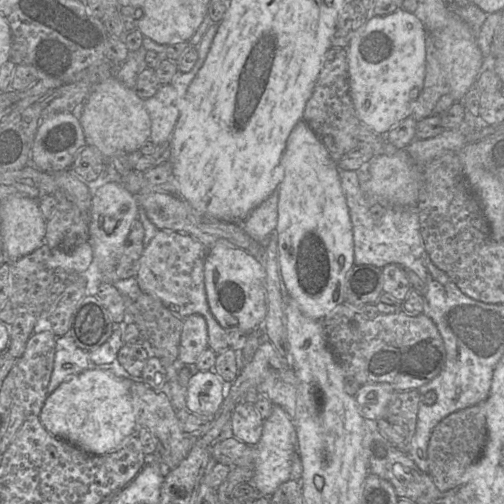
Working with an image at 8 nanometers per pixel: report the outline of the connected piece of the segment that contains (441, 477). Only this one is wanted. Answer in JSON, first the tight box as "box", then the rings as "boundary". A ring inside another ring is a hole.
{"box":[428,401,488,492],"boundary":[[[485,401],[453,412],[432,430],[428,448],[428,474],[441,492],[455,491],[466,470],[482,456],[488,436]]]}

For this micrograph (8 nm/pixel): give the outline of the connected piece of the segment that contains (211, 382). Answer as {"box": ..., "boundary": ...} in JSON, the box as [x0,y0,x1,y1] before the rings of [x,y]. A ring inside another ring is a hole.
{"box":[186,370,229,416],"boundary":[[[213,370],[198,371],[186,385],[186,409],[199,416],[214,416],[228,389],[229,383],[223,383]]]}

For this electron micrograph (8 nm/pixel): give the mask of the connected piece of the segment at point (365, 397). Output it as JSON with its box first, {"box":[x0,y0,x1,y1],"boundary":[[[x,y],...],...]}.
{"box":[355,383,394,421],"boundary":[[[367,383],[361,385],[355,400],[360,414],[365,420],[376,421],[385,410],[394,388],[387,383]]]}

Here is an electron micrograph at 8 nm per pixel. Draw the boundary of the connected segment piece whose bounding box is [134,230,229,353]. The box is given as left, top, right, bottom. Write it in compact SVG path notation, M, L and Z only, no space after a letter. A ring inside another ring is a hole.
M157 230L143 249L134 281L139 289L161 302L175 315L184 319L191 314L201 315L207 325L208 348L215 353L227 350L226 331L210 312L204 287L204 261L207 248L183 233Z

